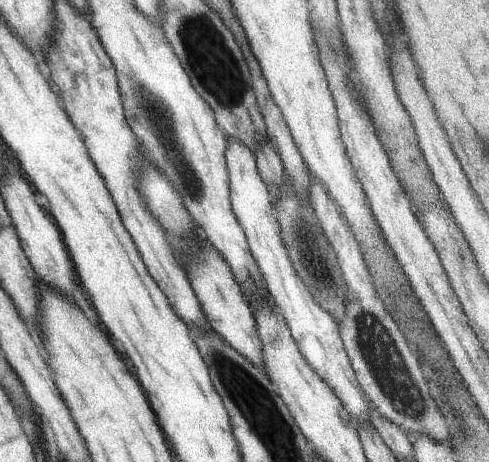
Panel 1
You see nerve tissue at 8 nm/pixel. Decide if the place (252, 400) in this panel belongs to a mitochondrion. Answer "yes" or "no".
yes

